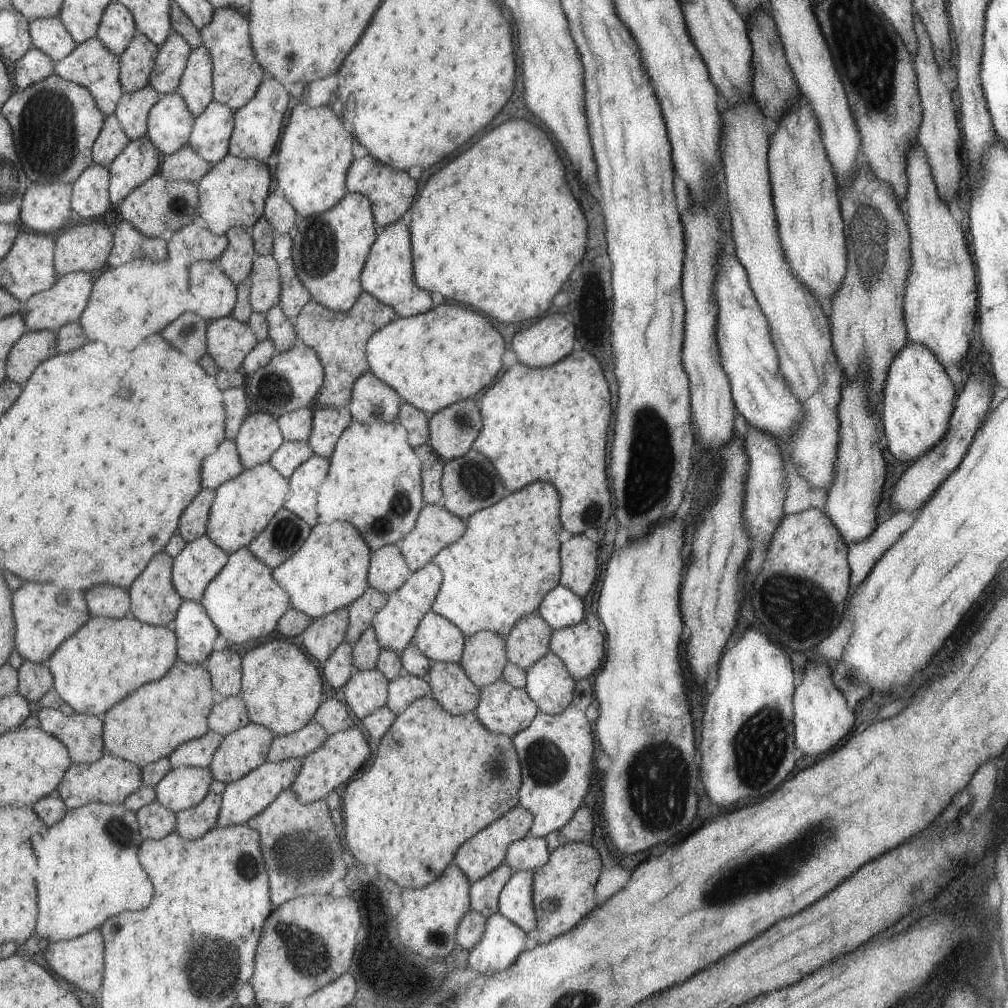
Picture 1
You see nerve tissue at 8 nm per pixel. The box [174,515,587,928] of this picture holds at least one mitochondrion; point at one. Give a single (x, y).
(303, 855)

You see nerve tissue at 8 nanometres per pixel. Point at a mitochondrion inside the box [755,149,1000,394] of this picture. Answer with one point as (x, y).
(870, 233)

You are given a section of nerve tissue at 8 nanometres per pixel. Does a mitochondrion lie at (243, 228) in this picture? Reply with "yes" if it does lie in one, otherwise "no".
no

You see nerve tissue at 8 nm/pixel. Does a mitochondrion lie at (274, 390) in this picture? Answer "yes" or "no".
yes

